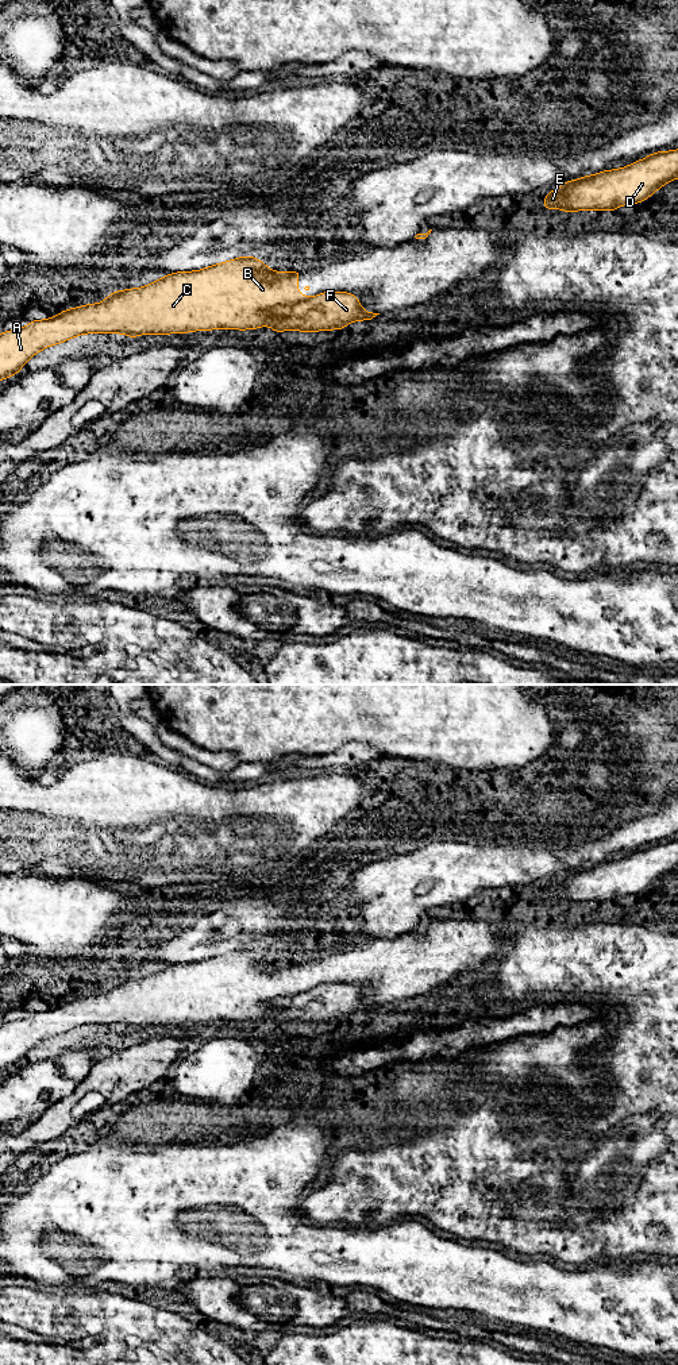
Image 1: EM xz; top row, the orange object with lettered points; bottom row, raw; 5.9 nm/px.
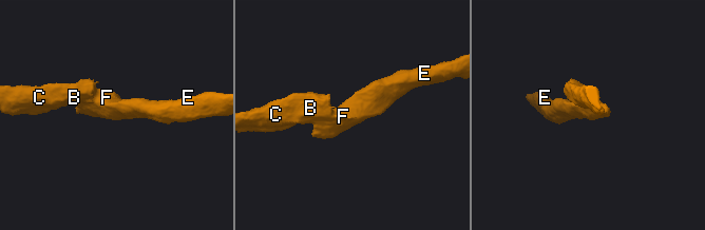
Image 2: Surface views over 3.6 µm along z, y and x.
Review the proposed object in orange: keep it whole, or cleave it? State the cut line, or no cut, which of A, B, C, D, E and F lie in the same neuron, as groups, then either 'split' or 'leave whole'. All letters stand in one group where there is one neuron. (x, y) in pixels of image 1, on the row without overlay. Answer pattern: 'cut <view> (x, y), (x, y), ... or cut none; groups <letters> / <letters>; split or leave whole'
cut xz (309, 988), (287, 998), (280, 998), (277, 1009), (269, 1015); groups A B C / D E F; split

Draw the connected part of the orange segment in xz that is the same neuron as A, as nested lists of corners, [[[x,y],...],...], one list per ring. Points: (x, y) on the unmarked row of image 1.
[[[246,946],[201,961],[163,967],[143,979],[109,984],[101,994],[65,1000],[46,1011],[32,1011],[23,1019],[0,1025],[0,1072],[18,1065],[31,1048],[46,1038],[84,1025],[123,1025],[138,1029],[143,1025],[184,1026],[192,1022],[244,1022],[270,1017],[277,1010],[278,999],[309,990],[298,984],[301,965],[303,963],[274,963],[263,952]]]

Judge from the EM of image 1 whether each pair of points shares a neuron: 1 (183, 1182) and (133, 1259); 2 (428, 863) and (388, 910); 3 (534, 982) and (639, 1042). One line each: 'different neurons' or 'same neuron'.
1: same neuron
2: same neuron
3: same neuron

